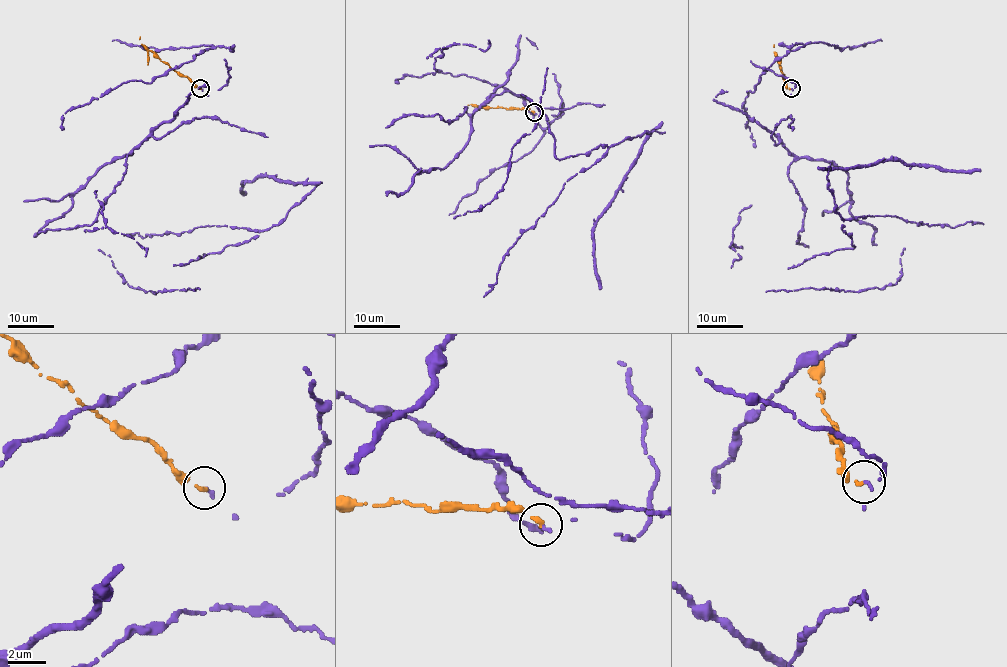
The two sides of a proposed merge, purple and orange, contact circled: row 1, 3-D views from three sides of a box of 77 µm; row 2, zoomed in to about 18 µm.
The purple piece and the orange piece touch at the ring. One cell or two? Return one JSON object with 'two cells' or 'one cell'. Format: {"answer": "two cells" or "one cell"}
{"answer": "one cell"}

